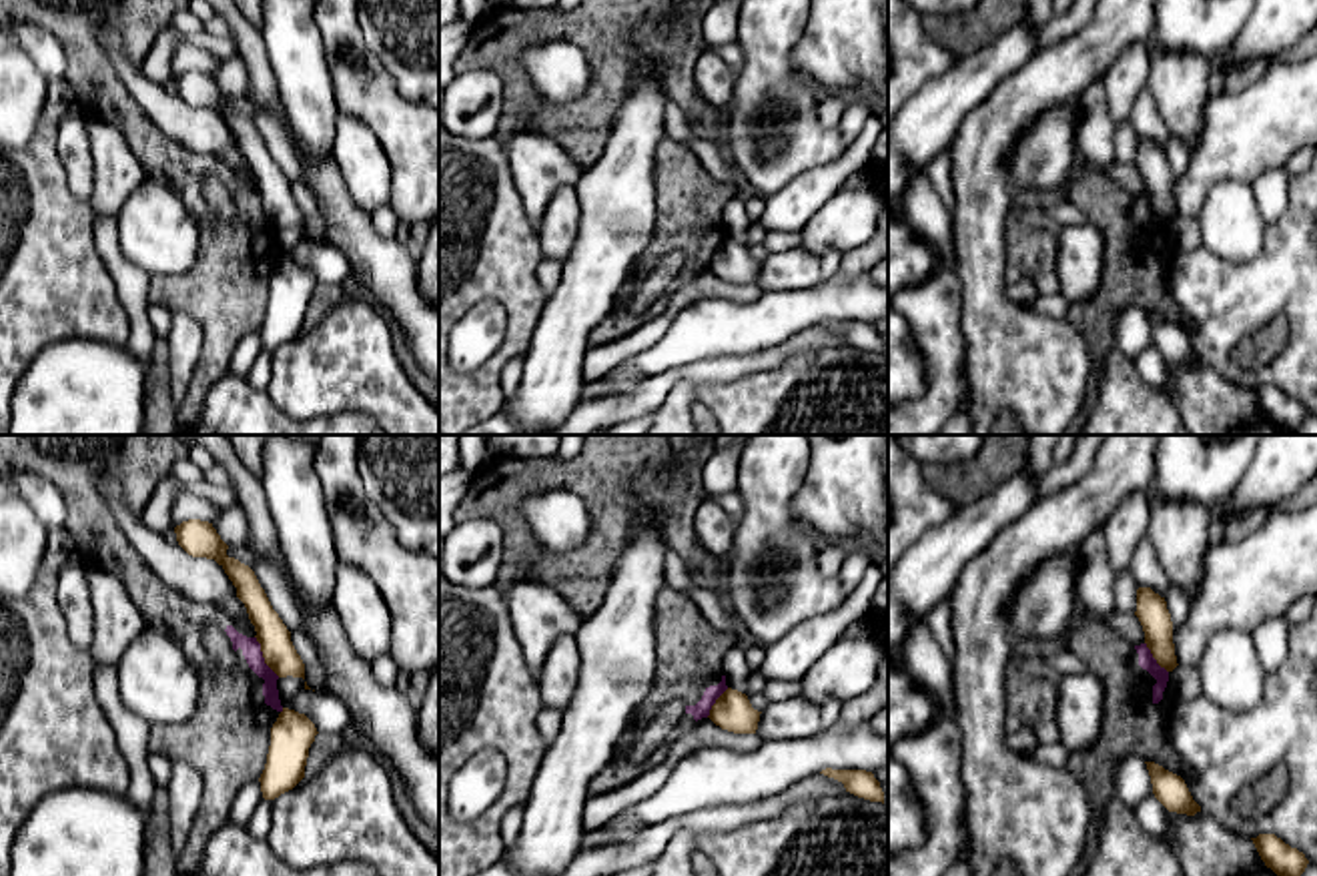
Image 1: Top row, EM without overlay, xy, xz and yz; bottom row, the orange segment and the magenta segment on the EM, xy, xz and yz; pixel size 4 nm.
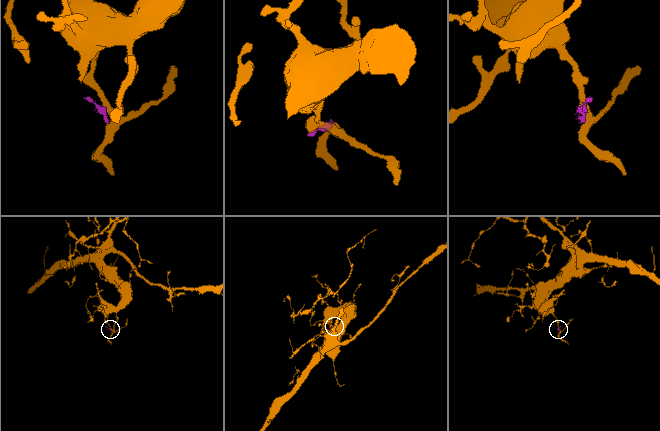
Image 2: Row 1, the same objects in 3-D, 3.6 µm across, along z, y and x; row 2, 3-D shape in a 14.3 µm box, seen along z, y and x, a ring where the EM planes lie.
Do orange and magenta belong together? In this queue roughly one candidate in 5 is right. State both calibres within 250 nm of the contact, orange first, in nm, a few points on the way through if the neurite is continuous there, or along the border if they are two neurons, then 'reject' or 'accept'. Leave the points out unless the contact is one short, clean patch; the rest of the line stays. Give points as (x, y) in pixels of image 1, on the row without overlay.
130 nm thick on the orange side, 80 nm on the other; reject

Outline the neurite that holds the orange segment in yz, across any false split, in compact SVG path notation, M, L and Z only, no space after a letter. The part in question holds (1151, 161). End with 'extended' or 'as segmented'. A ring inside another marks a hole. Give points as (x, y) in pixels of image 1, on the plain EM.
M1139 138L1135 166L1143 176L1145 194L1157 214L1167 223L1173 223L1179 214L1173 194L1173 172L1165 148L1155 144L1151 138Z | as segmented

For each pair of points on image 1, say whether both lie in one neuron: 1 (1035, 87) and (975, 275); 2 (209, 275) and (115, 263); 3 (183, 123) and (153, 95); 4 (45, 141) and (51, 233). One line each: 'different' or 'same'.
1: same
2: different
3: same
4: same

